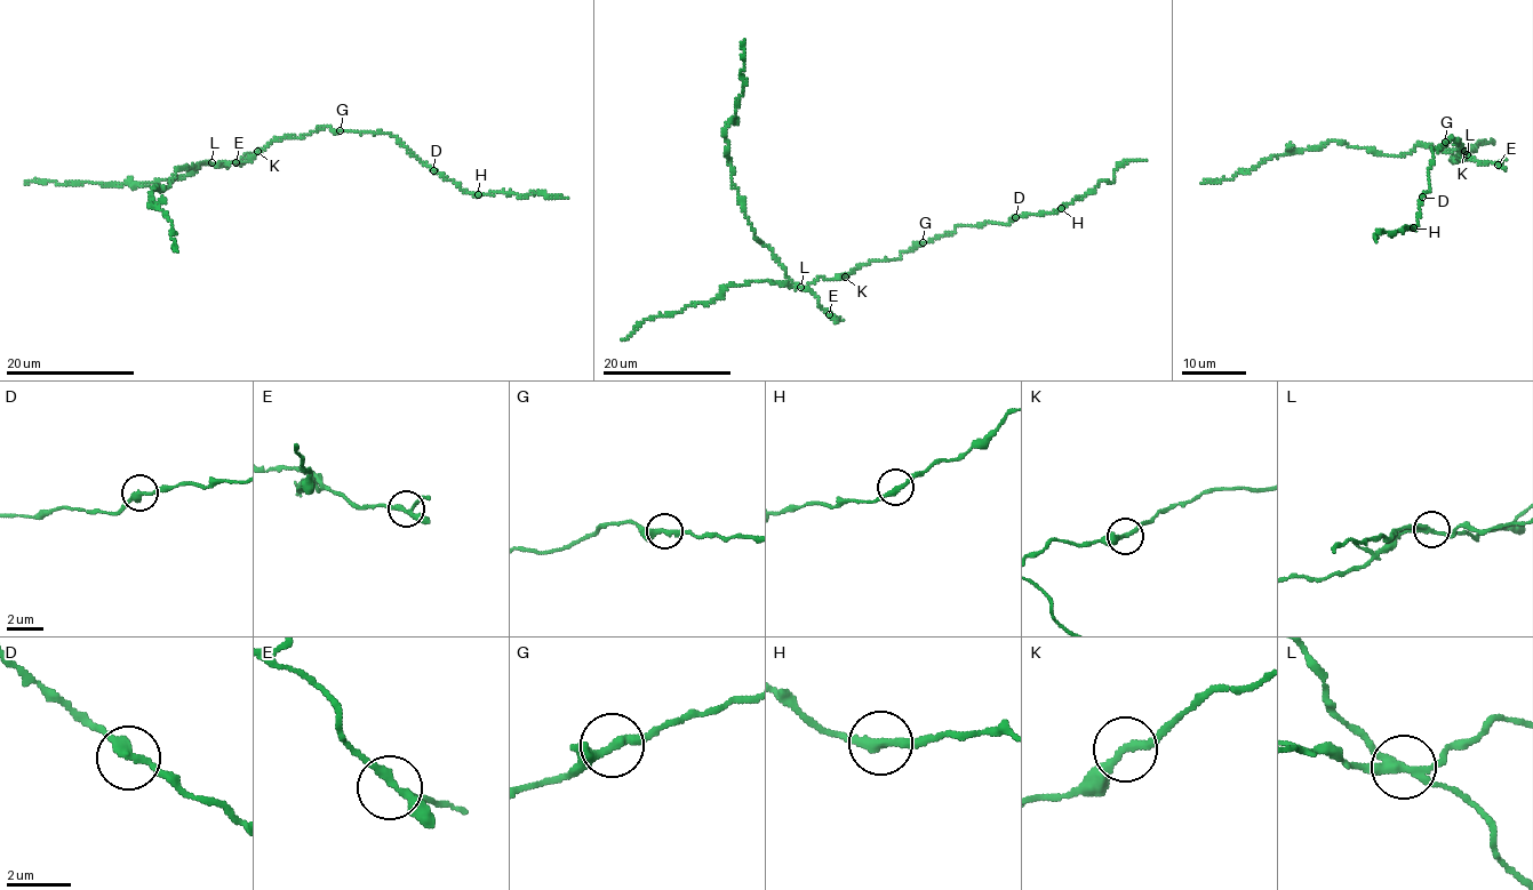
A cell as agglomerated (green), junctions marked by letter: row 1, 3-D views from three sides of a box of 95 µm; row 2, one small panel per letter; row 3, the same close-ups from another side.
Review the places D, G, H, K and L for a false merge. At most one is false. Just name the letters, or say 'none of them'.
none of them

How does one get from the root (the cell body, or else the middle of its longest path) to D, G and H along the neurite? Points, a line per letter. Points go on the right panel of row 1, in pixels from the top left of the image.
D: (1462, 150), (1453, 136), (1439, 150), (1432, 150), (1432, 162), (1428, 171), (1429, 189), (1422, 197)
G: (1462, 150), (1453, 136), (1445, 142)
H: (1462, 150), (1453, 136), (1439, 150), (1432, 150), (1429, 189), (1413, 227)

